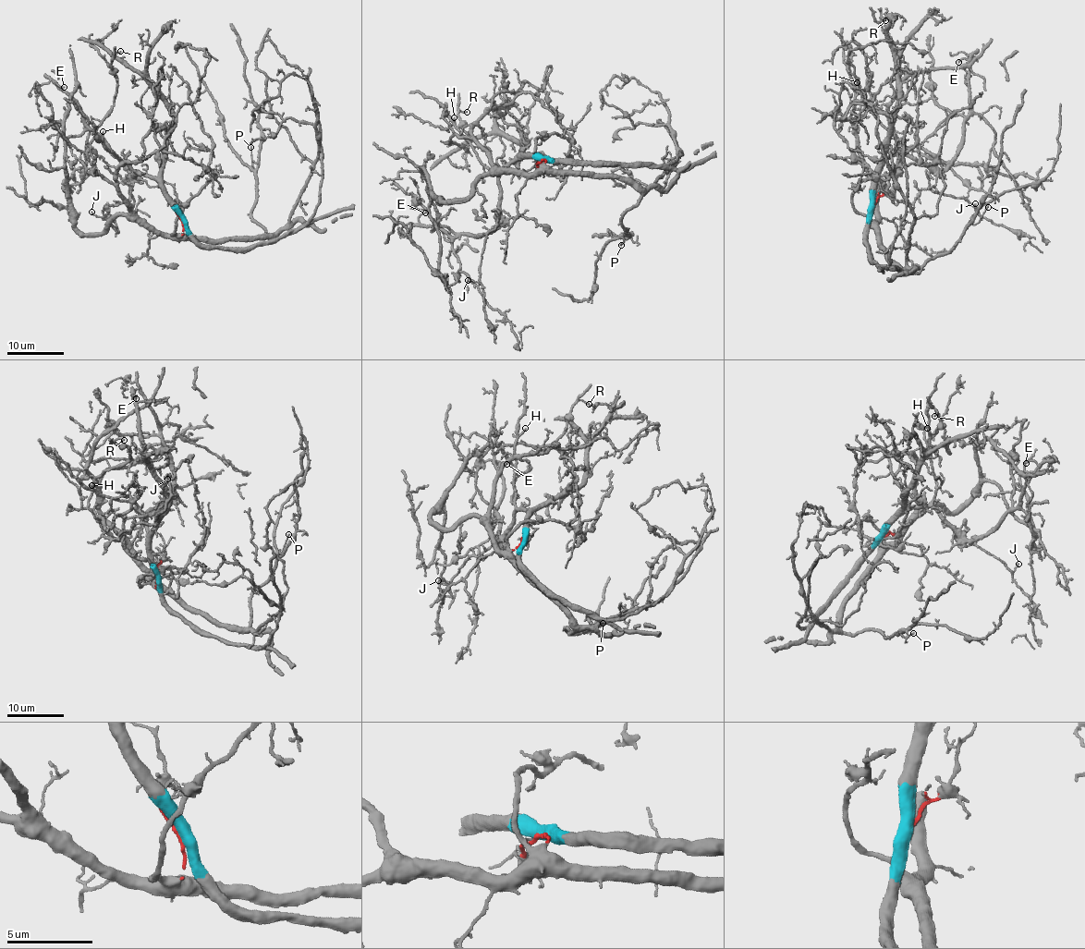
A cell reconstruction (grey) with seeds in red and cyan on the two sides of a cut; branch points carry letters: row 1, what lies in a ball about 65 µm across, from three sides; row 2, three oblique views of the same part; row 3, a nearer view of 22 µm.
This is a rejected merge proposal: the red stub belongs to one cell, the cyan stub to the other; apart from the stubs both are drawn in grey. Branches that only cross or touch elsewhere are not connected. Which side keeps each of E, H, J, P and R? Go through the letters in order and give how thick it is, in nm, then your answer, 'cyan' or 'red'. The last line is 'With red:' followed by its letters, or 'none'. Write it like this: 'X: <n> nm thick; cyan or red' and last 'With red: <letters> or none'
E: 110 nm thick; cyan
H: 180 nm thick; cyan
J: 120 nm thick; cyan
P: 90 nm thick; red
R: 110 nm thick; red
With red: P, R

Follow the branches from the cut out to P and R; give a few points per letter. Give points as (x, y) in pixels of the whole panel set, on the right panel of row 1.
P: (871, 207), (868, 221), (889, 261), (908, 273), (920, 272), (928, 260), (954, 246), (988, 206)
R: (871, 207), (868, 221), (876, 219), (872, 185), (857, 122), (879, 87), (899, 76), (885, 19)

